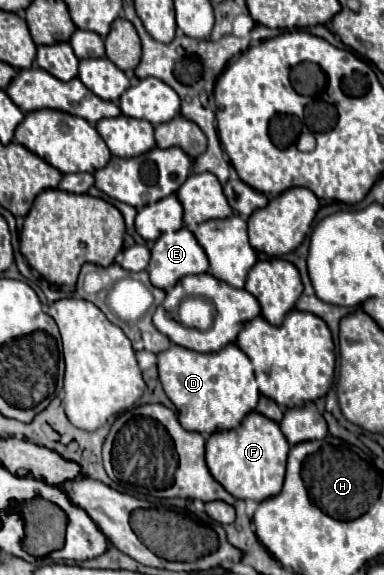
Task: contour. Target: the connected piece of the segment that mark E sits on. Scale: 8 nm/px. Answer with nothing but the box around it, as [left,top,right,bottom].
[148,228,208,288]

